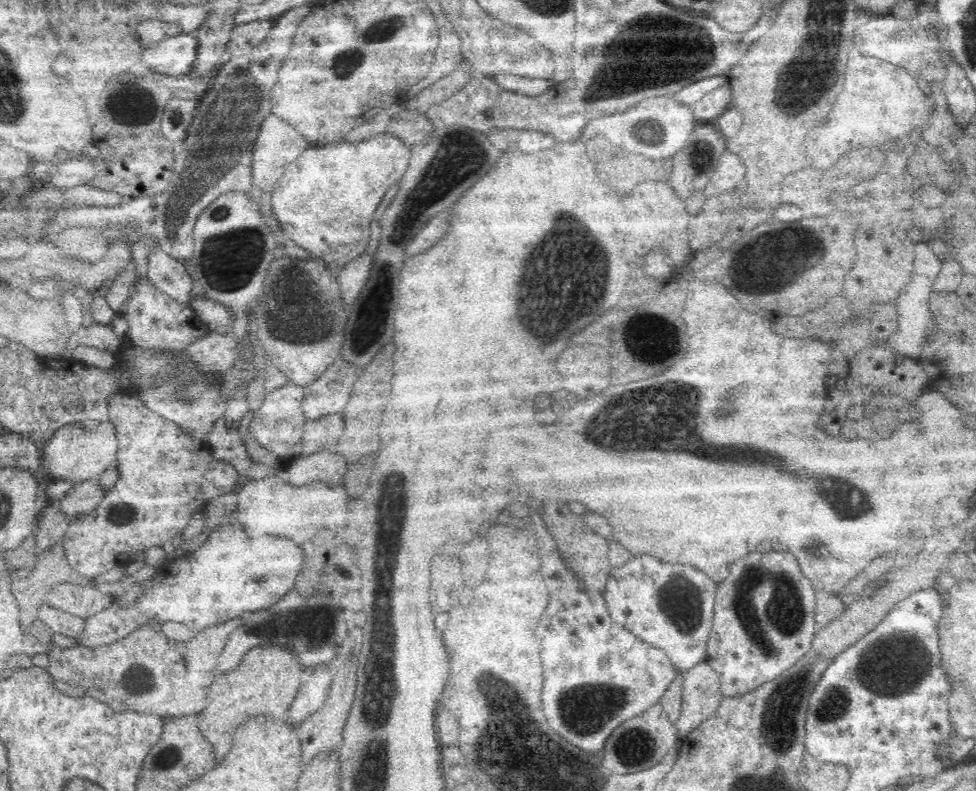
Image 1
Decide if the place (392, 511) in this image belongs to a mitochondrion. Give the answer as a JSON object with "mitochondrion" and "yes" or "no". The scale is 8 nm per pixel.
{"mitochondrion":"yes"}

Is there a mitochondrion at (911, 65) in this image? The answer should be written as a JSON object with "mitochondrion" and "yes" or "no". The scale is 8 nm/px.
{"mitochondrion":"no"}

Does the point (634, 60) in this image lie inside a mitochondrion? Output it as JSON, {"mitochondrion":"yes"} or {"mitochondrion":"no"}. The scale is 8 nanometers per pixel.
{"mitochondrion":"yes"}

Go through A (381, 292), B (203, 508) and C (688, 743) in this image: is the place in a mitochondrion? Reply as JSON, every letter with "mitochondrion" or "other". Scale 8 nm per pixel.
{"A":"mitochondrion","B":"other","C":"other"}

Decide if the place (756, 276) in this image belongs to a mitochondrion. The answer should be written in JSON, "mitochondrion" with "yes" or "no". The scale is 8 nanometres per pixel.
{"mitochondrion":"yes"}

